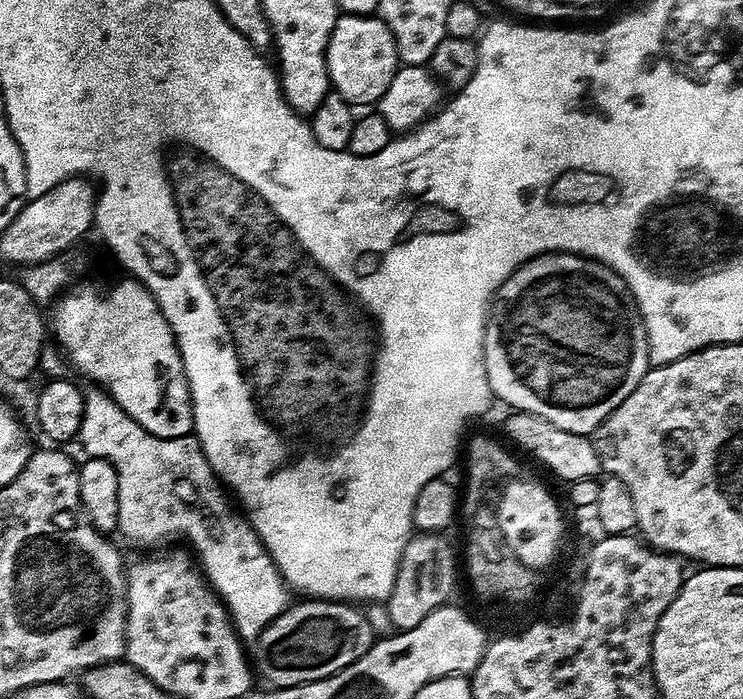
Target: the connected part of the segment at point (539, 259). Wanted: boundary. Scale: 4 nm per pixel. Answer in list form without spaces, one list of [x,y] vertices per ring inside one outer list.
[[[547,252],[527,260],[523,266],[516,268],[506,282],[496,291],[488,310],[488,319],[484,321],[484,365],[486,378],[492,387],[492,395],[497,401],[509,404],[509,409],[517,412],[529,412],[541,416],[546,422],[558,426],[562,430],[570,430],[579,436],[588,436],[596,431],[597,426],[614,411],[627,396],[642,382],[642,378],[650,367],[648,362],[648,339],[646,330],[636,309],[636,303],[628,293],[626,282],[614,270],[596,260],[587,260],[585,256],[569,252]]]

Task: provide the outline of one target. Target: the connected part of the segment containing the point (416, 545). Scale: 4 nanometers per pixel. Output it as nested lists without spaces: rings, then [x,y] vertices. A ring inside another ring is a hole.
[[[434,532],[416,534],[409,539],[408,545],[404,548],[404,553],[398,566],[398,574],[394,582],[394,590],[389,594],[386,601],[388,616],[392,619],[393,629],[403,630],[418,626],[426,614],[430,614],[436,608],[443,608],[449,603],[448,595],[452,592],[452,587],[456,584],[456,564],[458,568],[458,556],[452,553],[452,548],[448,545],[447,535]]]

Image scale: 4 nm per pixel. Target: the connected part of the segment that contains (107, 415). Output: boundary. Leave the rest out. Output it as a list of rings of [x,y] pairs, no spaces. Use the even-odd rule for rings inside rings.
[[[92,390],[84,398],[84,417],[78,435],[78,443],[88,451],[89,457],[97,456],[109,460],[118,474],[118,525],[119,535],[124,535],[132,544],[164,544],[175,536],[185,536],[192,545],[191,551],[198,561],[212,589],[228,605],[228,613],[236,625],[240,639],[244,642],[255,641],[262,630],[278,614],[282,614],[290,603],[290,589],[276,568],[276,563],[264,549],[258,534],[252,529],[248,517],[231,499],[227,500],[226,489],[210,466],[202,446],[195,435],[182,438],[158,438],[150,434],[134,418],[130,418],[103,390]]]

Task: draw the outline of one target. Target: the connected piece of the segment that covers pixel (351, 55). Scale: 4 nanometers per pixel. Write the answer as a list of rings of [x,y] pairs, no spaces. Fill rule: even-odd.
[[[337,15],[336,25],[330,34],[326,62],[331,87],[342,98],[346,98],[348,104],[379,105],[398,67],[394,34],[390,34],[390,26],[386,26],[379,15]]]

